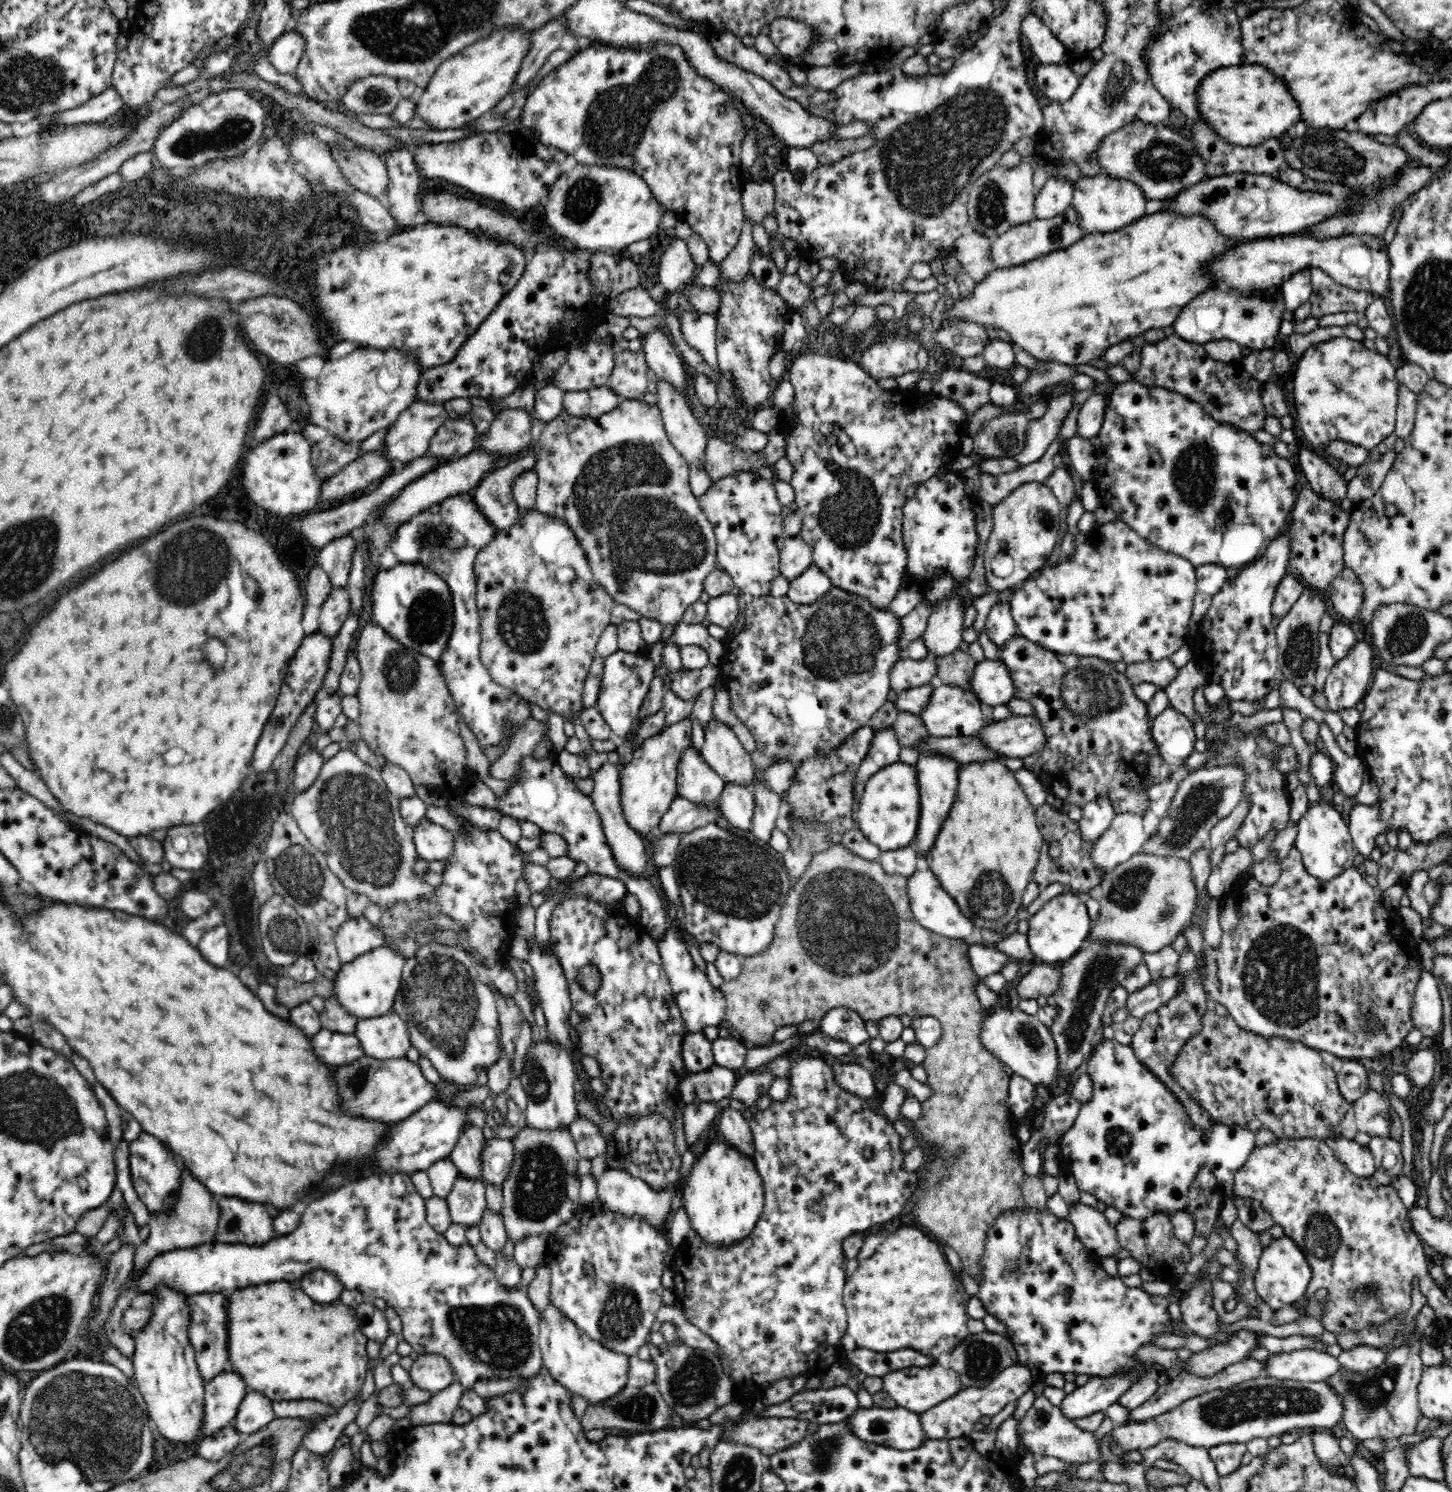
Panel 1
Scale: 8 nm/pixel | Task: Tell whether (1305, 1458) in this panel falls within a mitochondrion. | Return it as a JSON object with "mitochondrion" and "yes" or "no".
{"mitochondrion":"no"}

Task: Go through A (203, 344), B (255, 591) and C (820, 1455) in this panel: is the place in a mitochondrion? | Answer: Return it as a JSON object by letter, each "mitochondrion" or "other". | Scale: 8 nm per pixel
{"A":"mitochondrion","B":"other","C":"mitochondrion"}

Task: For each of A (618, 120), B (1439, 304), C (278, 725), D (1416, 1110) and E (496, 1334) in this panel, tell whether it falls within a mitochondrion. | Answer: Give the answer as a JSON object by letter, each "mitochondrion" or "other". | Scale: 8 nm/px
{"A":"mitochondrion","B":"mitochondrion","C":"mitochondrion","D":"other","E":"mitochondrion"}

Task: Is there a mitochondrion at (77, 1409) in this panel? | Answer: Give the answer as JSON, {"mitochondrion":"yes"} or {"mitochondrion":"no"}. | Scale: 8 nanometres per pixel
{"mitochondrion":"yes"}

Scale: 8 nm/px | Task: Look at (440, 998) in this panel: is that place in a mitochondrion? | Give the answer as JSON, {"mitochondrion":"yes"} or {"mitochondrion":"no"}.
{"mitochondrion":"yes"}

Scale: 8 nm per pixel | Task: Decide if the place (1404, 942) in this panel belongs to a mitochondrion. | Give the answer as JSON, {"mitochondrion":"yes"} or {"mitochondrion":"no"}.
{"mitochondrion":"no"}

